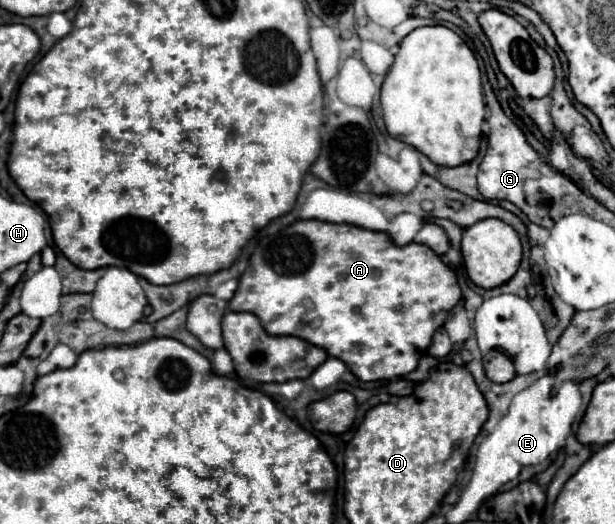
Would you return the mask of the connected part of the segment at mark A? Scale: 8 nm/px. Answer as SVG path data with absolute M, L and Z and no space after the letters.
M297 220L295 224L283 228L279 232L279 236L273 234L273 236L267 236L259 242L255 252L251 254L249 268L239 278L239 288L237 288L235 296L229 300L229 310L253 312L263 322L263 328L269 334L275 334L275 336L291 334L291 336L303 338L303 340L307 340L315 346L327 348L327 354L335 356L335 358L343 358L343 362L347 362L349 370L359 380L371 382L371 380L395 380L395 378L401 378L401 376L413 372L419 358L425 354L427 346L431 344L431 334L439 326L443 326L443 322L447 318L447 312L459 302L459 298L461 298L461 290L459 290L455 272L449 266L445 266L441 262L441 258L431 248L427 248L423 244L411 242L407 246L395 246L391 242L391 238L383 232L371 232L371 230L351 226L351 224L329 224L329 222L321 222L321 220Z

